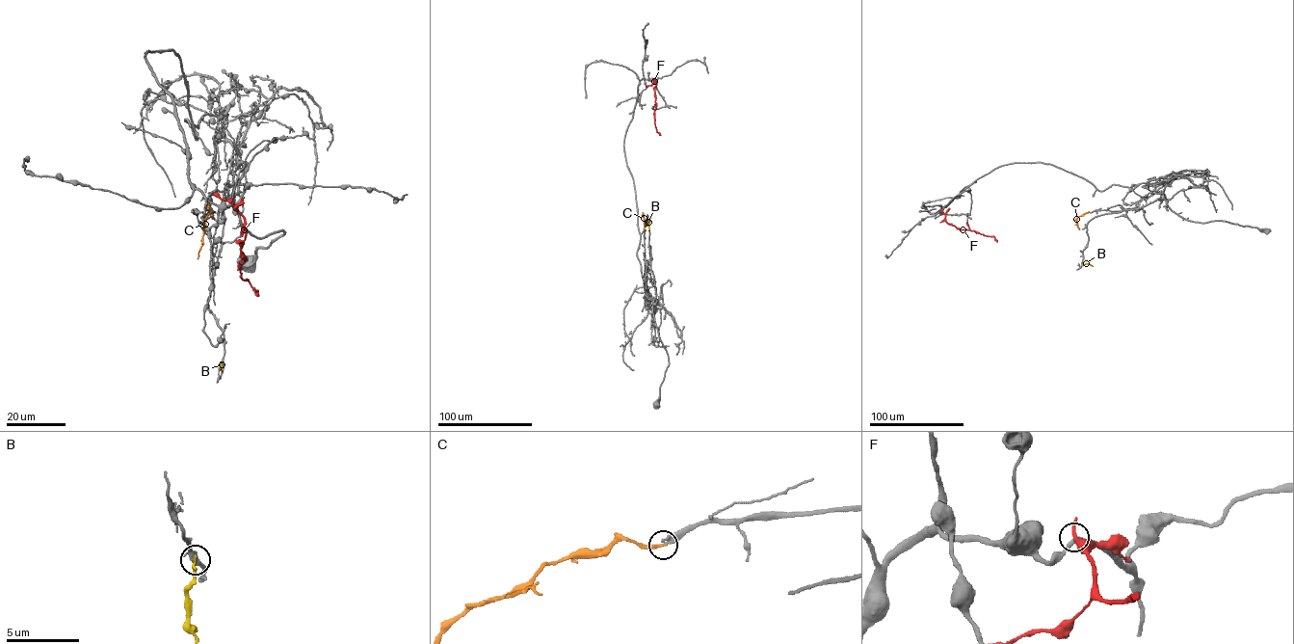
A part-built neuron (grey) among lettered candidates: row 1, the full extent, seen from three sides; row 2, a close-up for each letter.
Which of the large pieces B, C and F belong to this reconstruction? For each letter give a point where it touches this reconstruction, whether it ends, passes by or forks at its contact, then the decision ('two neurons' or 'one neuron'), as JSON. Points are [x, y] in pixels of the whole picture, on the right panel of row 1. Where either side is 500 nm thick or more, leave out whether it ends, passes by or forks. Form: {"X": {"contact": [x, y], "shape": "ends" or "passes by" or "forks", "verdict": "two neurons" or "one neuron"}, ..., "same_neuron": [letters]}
{"B": {"contact": [1082, 265], "shape": "ends", "verdict": "two neurons"}, "C": {"contact": [1091, 212], "shape": "ends", "verdict": "one neuron"}, "F": {"contact": [941, 212], "shape": "passes by", "verdict": "two neurons"}, "same_neuron": ["C"]}

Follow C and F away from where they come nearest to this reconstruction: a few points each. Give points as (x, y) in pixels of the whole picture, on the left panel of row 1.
C: (206, 205), (209, 210), (198, 258)
F: (233, 204), (244, 219), (246, 238), (239, 241), (242, 259), (246, 259), (239, 262), (241, 277), (258, 296)

